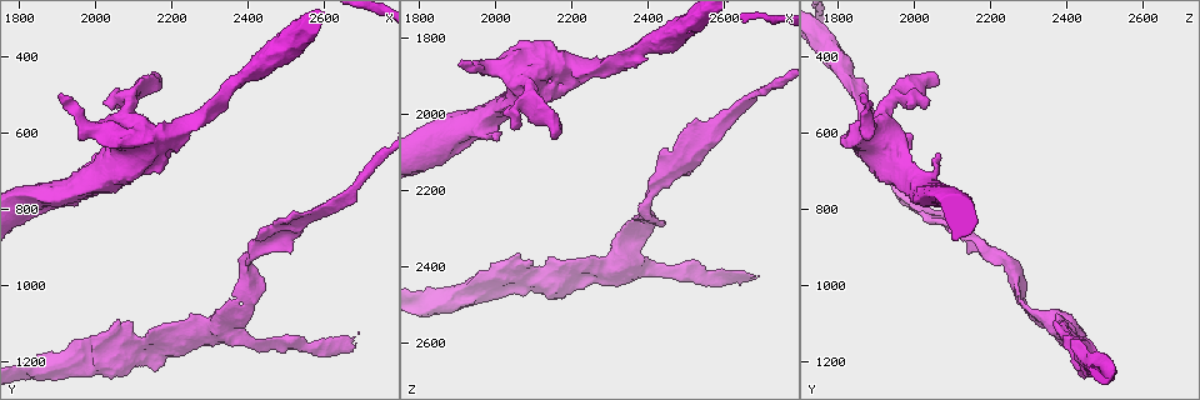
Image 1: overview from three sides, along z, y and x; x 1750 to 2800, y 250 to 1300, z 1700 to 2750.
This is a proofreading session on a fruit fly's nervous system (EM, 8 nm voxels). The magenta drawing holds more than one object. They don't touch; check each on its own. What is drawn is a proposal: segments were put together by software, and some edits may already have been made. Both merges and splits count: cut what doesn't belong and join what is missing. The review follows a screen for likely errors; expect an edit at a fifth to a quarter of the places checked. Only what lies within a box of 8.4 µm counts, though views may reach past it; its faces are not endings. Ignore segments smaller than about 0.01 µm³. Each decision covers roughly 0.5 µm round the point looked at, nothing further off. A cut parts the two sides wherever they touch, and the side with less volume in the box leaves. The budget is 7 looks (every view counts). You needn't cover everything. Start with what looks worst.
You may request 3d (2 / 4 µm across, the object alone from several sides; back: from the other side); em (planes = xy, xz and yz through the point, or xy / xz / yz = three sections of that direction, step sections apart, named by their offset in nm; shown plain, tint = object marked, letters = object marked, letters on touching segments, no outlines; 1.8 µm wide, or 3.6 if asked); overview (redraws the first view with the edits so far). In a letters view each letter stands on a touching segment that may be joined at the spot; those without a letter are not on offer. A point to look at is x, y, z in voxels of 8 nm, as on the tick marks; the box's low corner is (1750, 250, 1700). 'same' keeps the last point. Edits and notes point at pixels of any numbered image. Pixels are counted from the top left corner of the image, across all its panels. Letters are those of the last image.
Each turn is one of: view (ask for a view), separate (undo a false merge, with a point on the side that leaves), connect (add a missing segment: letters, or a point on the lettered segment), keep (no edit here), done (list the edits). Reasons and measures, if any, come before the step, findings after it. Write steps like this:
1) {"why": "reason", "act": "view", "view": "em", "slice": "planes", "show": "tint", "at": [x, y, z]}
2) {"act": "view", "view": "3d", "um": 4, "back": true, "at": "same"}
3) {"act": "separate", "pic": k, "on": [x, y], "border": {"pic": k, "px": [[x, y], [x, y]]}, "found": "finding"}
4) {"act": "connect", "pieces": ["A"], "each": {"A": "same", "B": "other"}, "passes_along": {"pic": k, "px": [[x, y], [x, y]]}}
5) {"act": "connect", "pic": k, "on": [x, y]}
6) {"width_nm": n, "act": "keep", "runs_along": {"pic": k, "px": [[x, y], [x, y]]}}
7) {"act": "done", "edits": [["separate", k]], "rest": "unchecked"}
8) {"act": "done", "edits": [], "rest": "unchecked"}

{"act": "view", "view": "em", "slice": "planes", "show": "letters", "at": [1900, 505, 1875]}

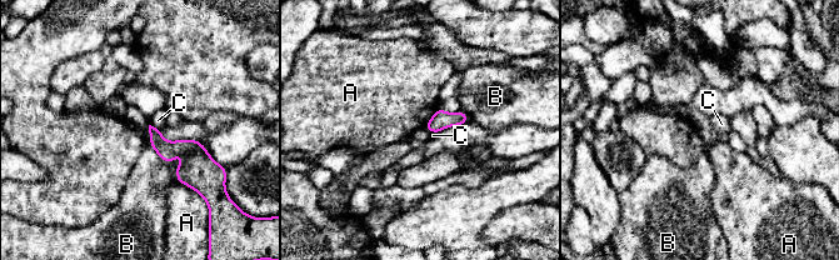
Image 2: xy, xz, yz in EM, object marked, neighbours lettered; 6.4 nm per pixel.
{"act": "keep", "each": {"A": "other", "B": "other", "C": "other"}, "found": "none of them fits"}

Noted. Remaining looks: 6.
{"why": "abrupt turn", "act": "view", "view": "em", "slice": "xz", "step": 8, "show": "tint", "at": [2190, 1145, 2425]}

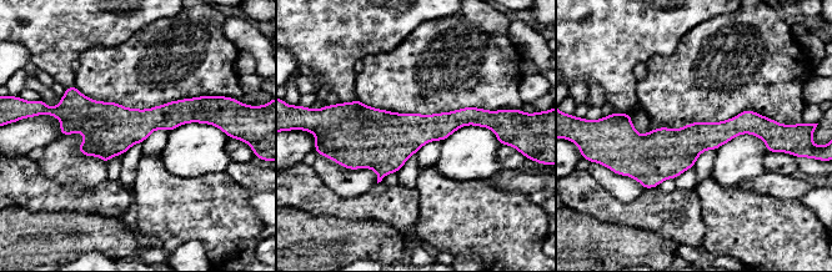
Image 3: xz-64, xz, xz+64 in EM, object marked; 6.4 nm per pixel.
{"why": "cut it another way", "act": "view", "view": "em", "slice": "planes", "show": "letters", "at": "same"}

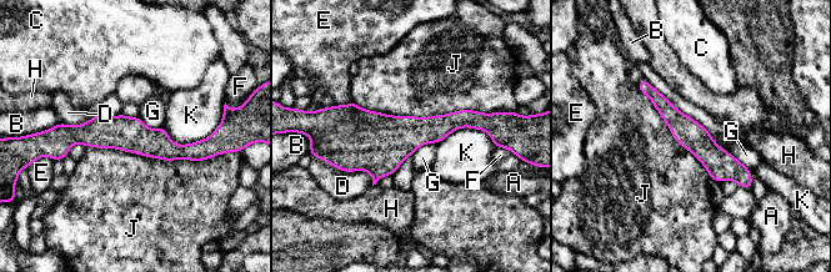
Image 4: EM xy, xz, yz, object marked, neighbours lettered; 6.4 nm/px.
{"act": "keep", "each": {"A": "other", "B": "other", "C": "other", "D": "other", "E": "other", "F": "other", "G": "other", "H": "other", "J": "other", "K": "other"}, "runs_along": {"pic": 4, "px": [[56, 129], [130, 134], [168, 151], [206, 141]]}, "found": "one cell here"}

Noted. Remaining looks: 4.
{"why": "an open end", "act": "view", "view": "3d", "um": 4, "back": true, "at": [1950, 1155, 2440]}

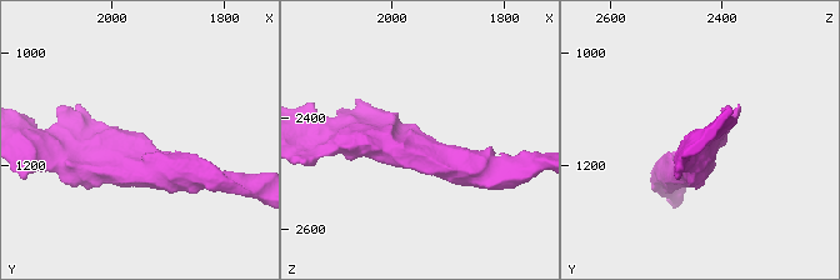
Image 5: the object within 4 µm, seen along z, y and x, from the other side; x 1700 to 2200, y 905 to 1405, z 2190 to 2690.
{"why": "now the EM", "act": "view", "view": "em", "slice": "planes", "show": "letters", "at": [1945, 1145, 2440]}

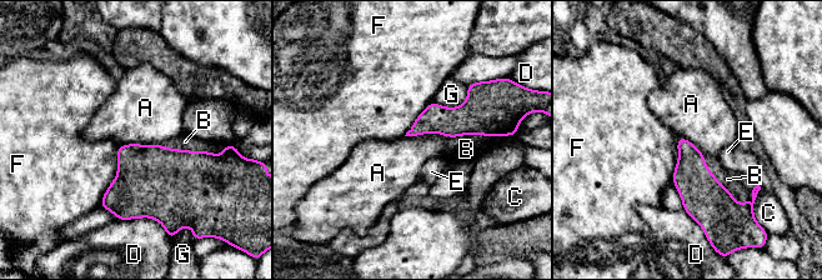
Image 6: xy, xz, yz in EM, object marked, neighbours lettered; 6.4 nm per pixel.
{"act": "connect", "pieces": ["B"], "each": {"A": "other", "B": "same", "C": "other", "D": "other", "E": "other", "F": "other", "G": "other"}, "passes_along": {"pic": 6, "px": [[179, 188], [189, 150], [185, 141]]}, "found": "the cell continues"}

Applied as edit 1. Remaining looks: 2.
{"act": "done", "edits": [["connect", 6]], "rest": "unchecked"}

